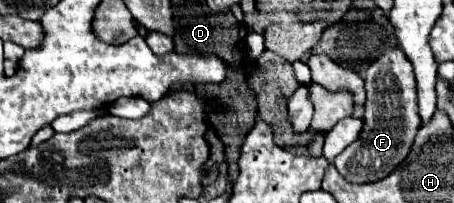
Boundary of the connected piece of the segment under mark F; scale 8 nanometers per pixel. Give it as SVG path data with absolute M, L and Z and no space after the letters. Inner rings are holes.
M400 48L384 50L366 70L366 112L362 136L336 156L334 166L352 184L378 182L386 178L410 152L410 144L420 128L416 106L416 80L412 64Z

